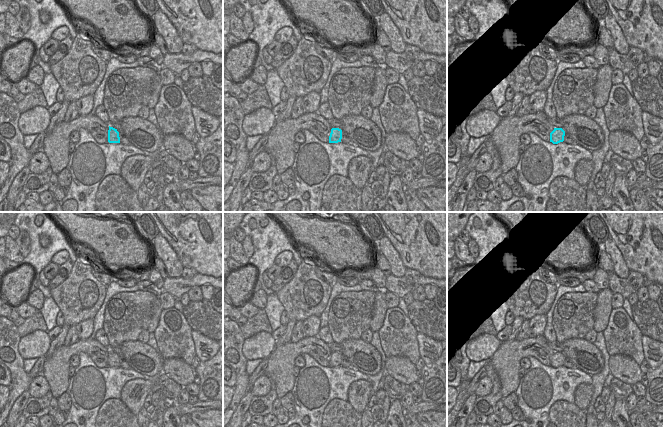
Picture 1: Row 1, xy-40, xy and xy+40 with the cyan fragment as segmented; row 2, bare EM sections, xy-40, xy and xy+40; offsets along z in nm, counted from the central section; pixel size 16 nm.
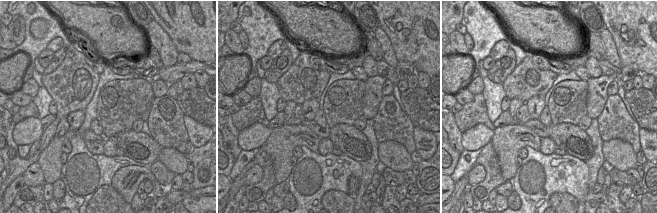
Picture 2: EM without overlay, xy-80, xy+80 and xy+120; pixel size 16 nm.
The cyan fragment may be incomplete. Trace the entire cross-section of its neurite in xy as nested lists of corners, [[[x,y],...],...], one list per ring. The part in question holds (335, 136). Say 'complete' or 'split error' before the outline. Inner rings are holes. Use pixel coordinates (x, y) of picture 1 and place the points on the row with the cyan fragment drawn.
complete; [[[332,128],[329,136],[329,143],[338,143],[342,139],[342,130],[339,128]]]

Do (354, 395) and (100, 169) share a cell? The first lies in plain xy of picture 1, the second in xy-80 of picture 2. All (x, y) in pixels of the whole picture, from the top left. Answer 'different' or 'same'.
different

